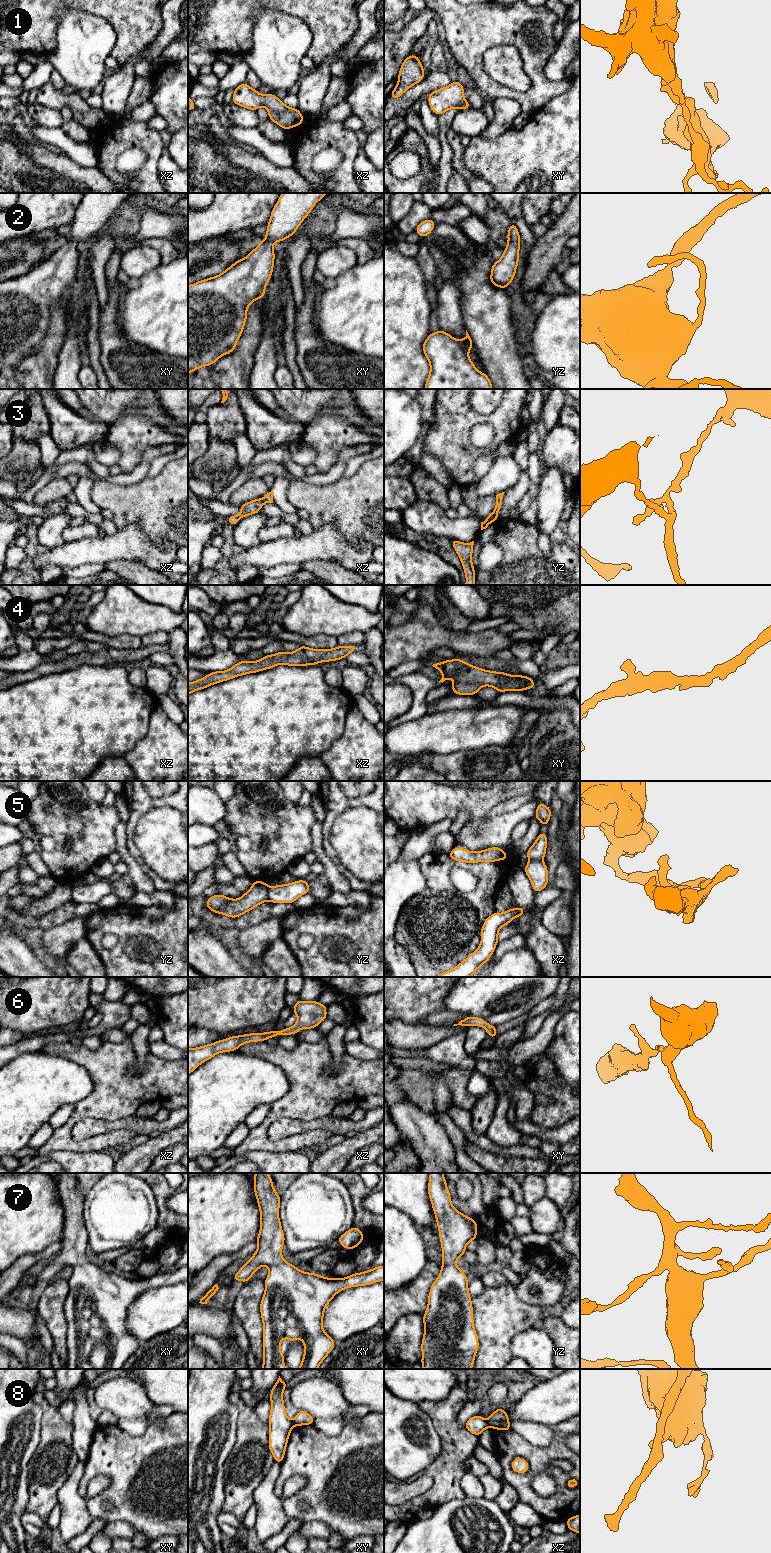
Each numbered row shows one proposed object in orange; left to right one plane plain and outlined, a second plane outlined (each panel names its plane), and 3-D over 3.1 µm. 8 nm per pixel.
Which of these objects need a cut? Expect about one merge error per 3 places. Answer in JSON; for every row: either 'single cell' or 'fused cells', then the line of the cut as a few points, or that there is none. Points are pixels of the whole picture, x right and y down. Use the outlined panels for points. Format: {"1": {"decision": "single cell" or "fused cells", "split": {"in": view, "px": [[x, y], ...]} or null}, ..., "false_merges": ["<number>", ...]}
{"1": {"decision": "single cell", "split": null}, "2": {"decision": "single cell", "split": null}, "3": {"decision": "fused cells", "split": {"in": "yz", "px": [[493, 511], [498, 517]]}}, "4": {"decision": "single cell", "split": null}, "5": {"decision": "fused cells", "split": {"in": "yz", "px": [[269, 887], [267, 899]]}}, "6": {"decision": "single cell", "split": null}, "7": {"decision": "single cell", "split": null}, "8": {"decision": "fused cells", "split": {"in": "xz", "px": [[487, 1421], [489, 1426]]}}, "false_merges": ["3", "5", "8"]}

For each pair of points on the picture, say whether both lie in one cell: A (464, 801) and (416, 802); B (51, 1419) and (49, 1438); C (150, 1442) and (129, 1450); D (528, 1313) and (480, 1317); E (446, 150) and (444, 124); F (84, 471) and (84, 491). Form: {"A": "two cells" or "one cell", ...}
{"A": "one cell", "B": "one cell", "C": "one cell", "D": "one cell", "E": "one cell", "F": "two cells"}

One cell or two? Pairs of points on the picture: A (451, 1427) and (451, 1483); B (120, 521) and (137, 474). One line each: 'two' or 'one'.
A: one
B: two

